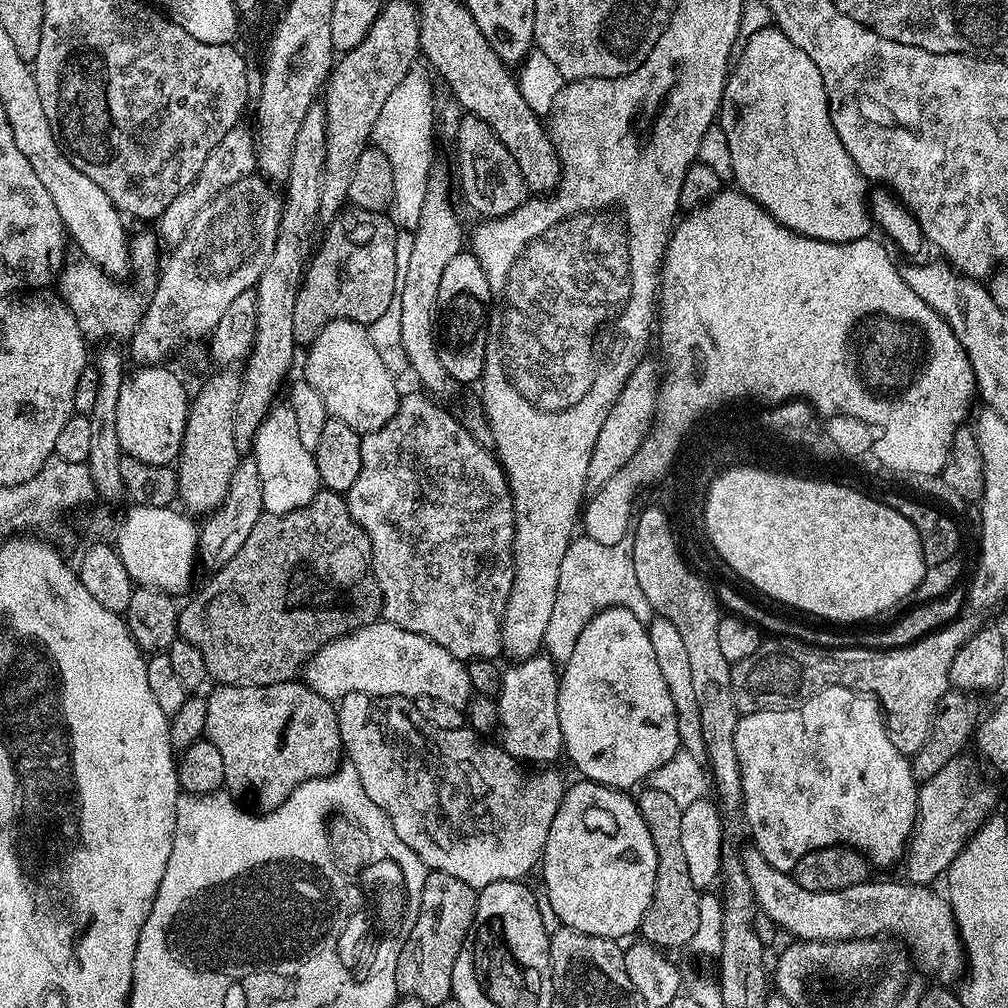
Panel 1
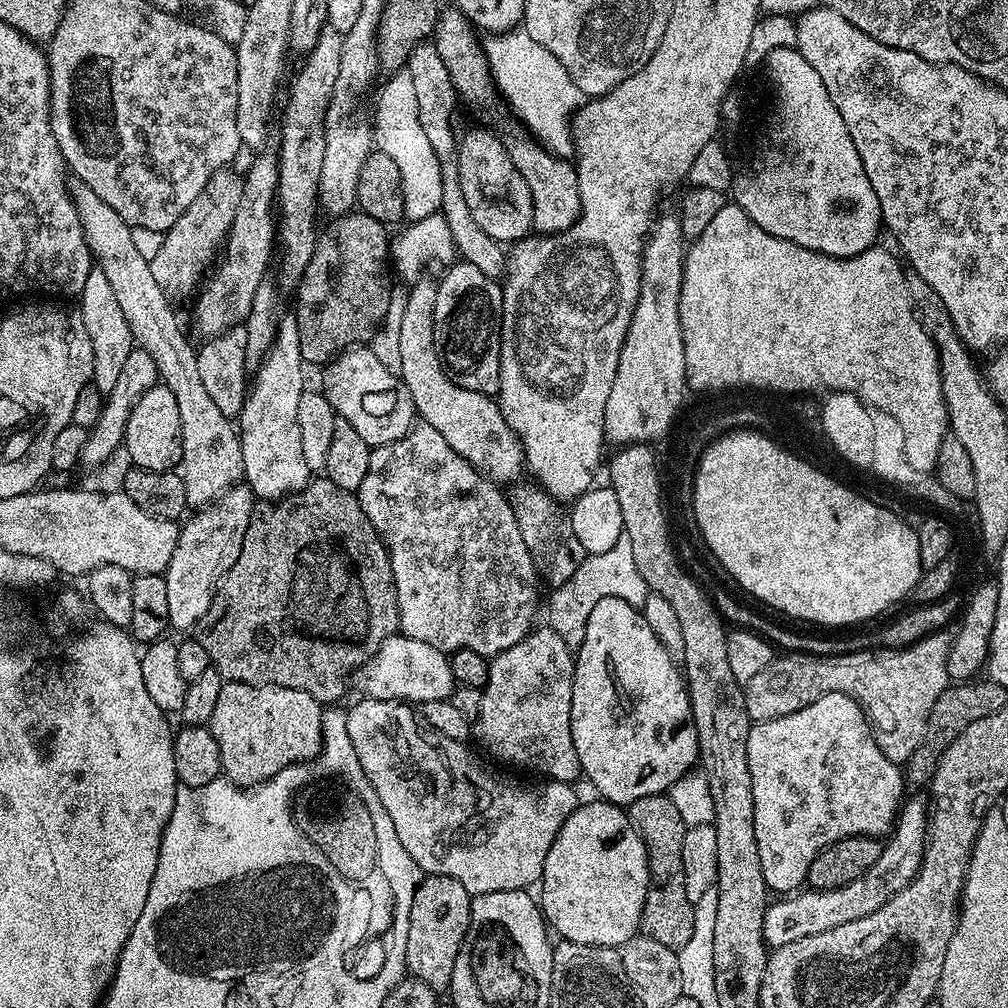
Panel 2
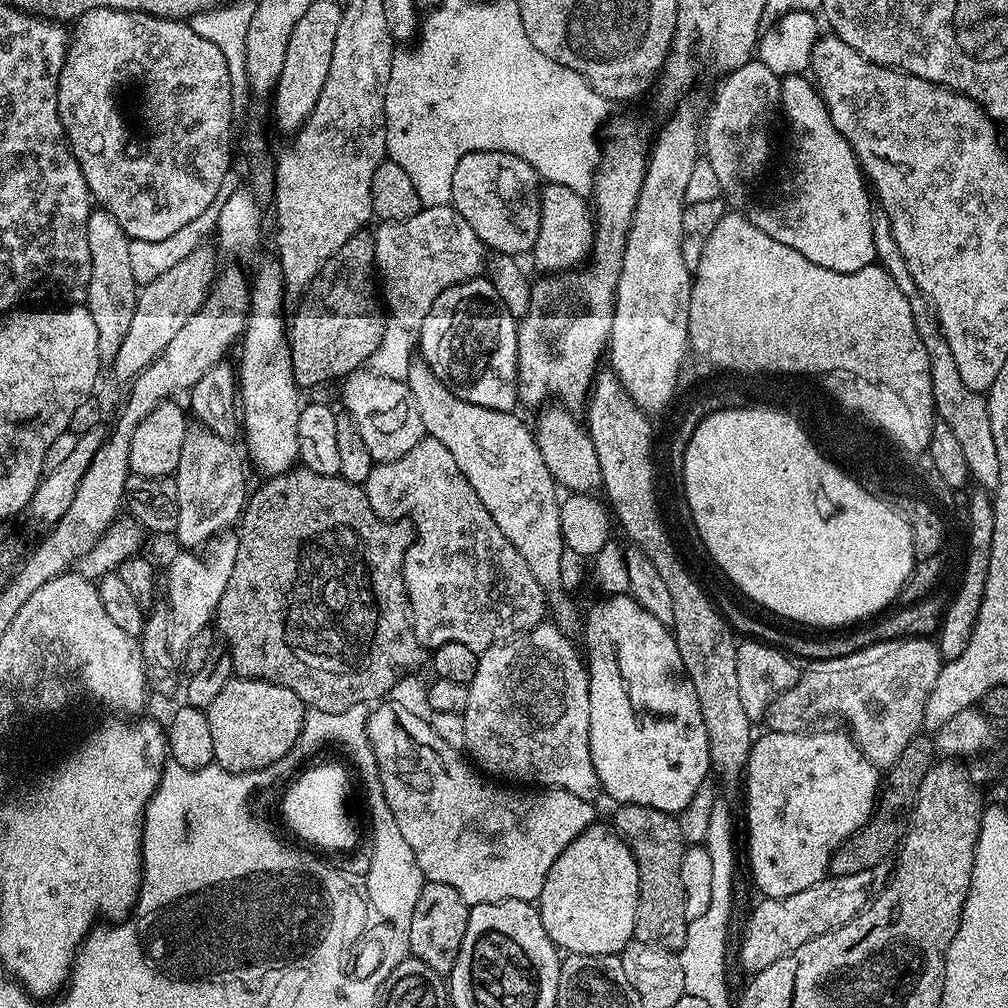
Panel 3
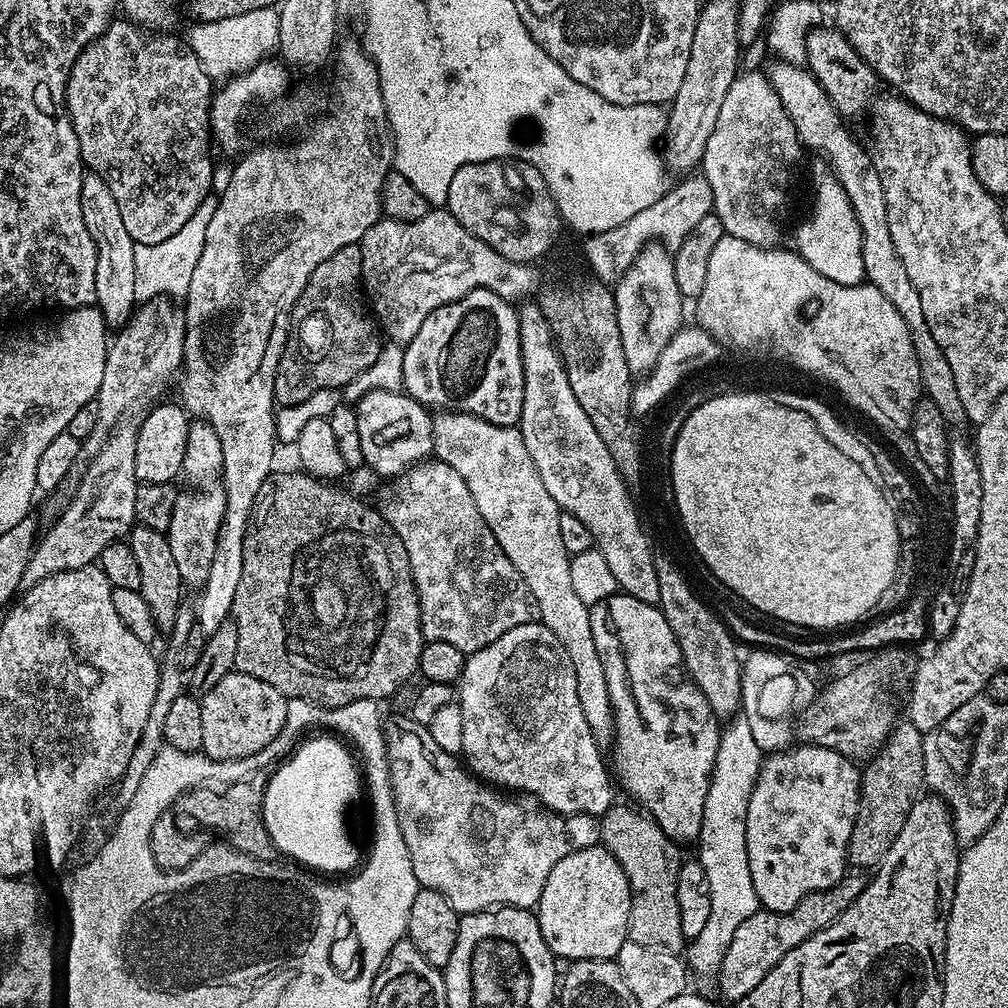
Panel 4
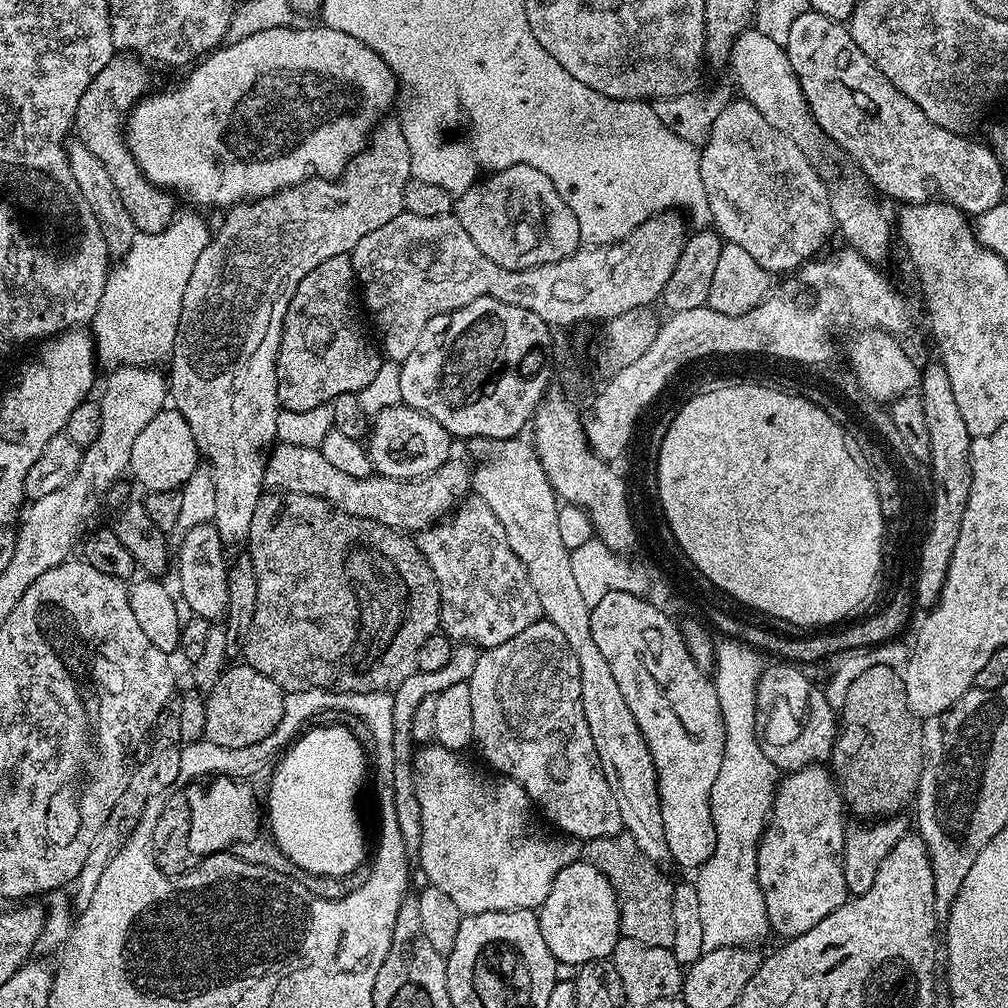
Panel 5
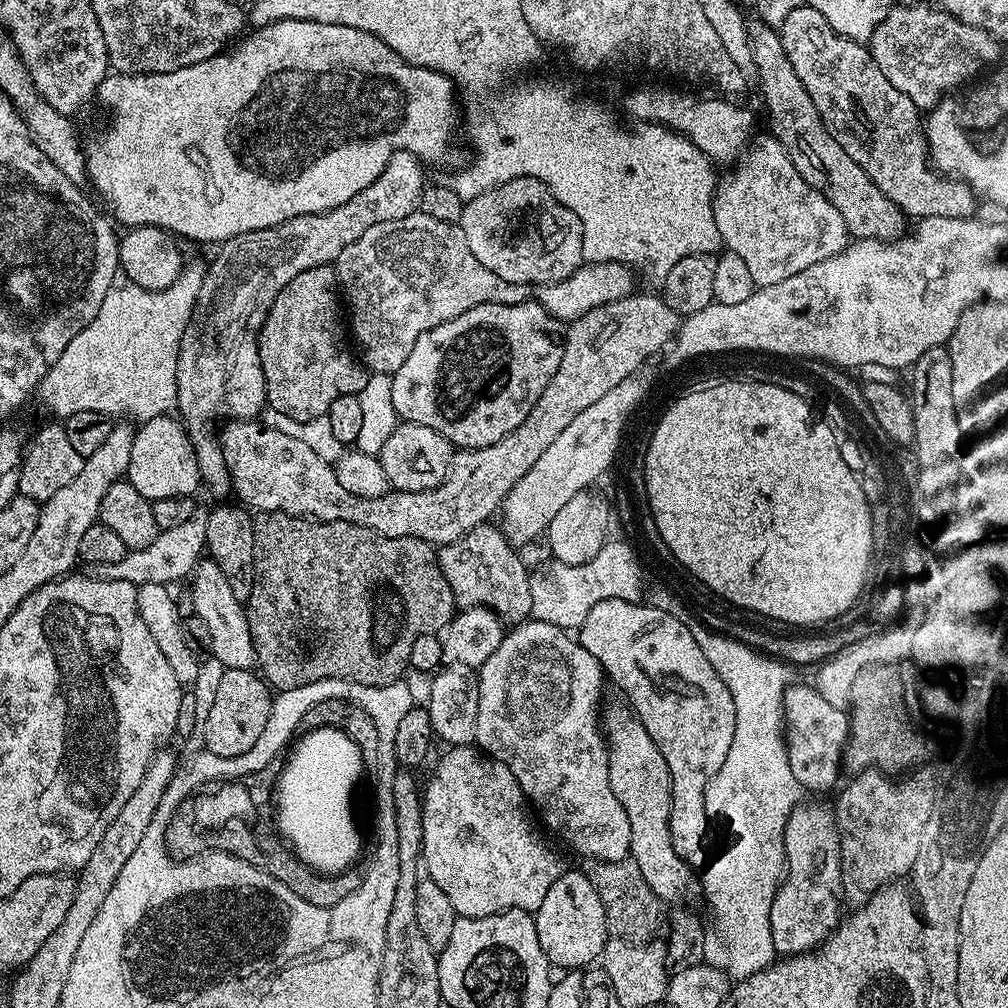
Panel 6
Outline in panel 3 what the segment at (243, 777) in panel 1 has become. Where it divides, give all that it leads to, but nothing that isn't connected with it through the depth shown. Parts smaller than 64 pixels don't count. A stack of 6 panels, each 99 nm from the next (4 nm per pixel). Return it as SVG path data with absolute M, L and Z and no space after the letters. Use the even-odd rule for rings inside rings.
M228 678L222 686L218 698L211 702L206 713L208 716L211 739L214 741L214 761L227 772L257 772L278 762L296 744L302 730L306 705L294 694L294 690L271 684L265 680L245 680Z

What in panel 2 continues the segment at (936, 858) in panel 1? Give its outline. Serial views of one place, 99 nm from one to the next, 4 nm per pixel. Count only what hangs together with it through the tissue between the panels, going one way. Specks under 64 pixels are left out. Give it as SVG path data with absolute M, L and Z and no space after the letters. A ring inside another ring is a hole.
M911 796L900 805L894 827L883 841L878 862L874 862L862 878L854 878L854 882L846 882L846 886L834 890L800 890L777 899L780 900L777 904L776 901L769 903L764 915L764 943L769 949L781 948L786 942L798 942L798 938L810 938L810 934L822 934L822 930L834 930L834 926L846 926L846 922L874 914L874 910L898 894L898 890L906 890L918 874L924 847L928 845L929 801L925 797L923 800L920 796Z

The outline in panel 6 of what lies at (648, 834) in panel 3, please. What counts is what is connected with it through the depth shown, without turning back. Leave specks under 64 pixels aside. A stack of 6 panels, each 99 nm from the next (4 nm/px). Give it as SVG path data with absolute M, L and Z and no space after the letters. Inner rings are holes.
M631 858L627 860L589 860L583 861L582 871L598 890L602 906L606 910L608 931L617 940L628 940L632 944L646 944L661 935L666 924L666 905L663 900L646 886L642 870Z

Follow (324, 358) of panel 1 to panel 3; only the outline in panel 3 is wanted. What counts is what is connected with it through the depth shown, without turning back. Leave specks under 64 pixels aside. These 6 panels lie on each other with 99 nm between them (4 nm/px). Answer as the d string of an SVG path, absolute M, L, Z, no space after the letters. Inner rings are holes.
M361 370L349 374L342 387L344 387L343 411L354 418L373 461L383 462L402 458L402 454L414 450L414 446L418 446L418 442L425 439L422 414L418 414L418 402L414 402L414 394L410 394L405 381L377 376L371 370Z

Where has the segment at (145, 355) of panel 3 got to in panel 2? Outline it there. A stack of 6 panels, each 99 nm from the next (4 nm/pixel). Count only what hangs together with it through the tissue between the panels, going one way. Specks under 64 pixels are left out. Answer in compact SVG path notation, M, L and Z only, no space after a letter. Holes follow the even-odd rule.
M226 167L213 174L210 182L206 182L206 190L190 202L186 214L182 214L172 229L164 233L162 250L151 257L150 274L154 274L154 282L158 282L160 289L173 301L178 302L183 296L191 297L197 291L202 277L213 263L212 255L221 251L232 229L234 214L238 214L238 202L242 202L244 193L244 176L232 171L231 167Z

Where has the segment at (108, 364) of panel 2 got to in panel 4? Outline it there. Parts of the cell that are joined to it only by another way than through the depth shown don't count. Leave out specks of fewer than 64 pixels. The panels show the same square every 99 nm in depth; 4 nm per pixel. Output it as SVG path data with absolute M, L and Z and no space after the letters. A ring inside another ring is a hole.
M91 174L82 178L82 222L86 222L86 230L90 230L94 238L98 258L98 266L94 270L95 307L100 309L109 329L119 330L132 319L138 308L134 288L134 250L137 245L122 222L122 214L118 210L118 202L114 202L114 194L110 194L102 178Z

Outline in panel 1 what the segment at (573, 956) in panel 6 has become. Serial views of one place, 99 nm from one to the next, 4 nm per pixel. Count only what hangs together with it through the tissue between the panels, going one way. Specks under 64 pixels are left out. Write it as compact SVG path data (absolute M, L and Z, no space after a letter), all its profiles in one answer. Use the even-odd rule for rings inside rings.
M577 779L577 784L565 791L562 802L558 806L558 814L554 814L554 822L550 822L550 834L546 834L546 846L542 857L544 868L544 892L548 895L548 904L559 923L566 928L573 928L582 934L594 934L602 938L619 941L620 936L628 936L639 929L642 918L650 906L650 898L654 898L654 878L658 874L658 854L654 854L654 842L650 842L650 830L646 830L646 822L638 810L635 799L627 791L610 786L602 786L593 780Z

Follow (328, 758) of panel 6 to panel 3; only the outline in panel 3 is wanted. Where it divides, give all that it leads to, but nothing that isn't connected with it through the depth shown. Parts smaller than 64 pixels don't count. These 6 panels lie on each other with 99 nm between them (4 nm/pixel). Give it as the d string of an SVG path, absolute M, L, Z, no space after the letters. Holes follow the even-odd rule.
M338 764L313 766L303 769L285 794L283 791L282 814L289 828L304 841L324 850L350 850L353 847L354 850L359 845L360 834L348 812L348 774Z

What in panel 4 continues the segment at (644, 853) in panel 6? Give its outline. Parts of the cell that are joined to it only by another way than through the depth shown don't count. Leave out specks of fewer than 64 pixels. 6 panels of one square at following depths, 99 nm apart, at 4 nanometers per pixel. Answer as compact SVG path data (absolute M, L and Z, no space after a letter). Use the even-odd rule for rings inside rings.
M440 410L432 416L432 432L434 435L434 452L444 460L462 478L466 478L466 486L470 486L470 494L474 494L474 502L478 502L478 510L482 518L486 518L492 532L498 538L498 546L518 566L518 574L530 586L532 596L536 599L536 611L539 623L546 625L566 646L566 654L570 654L570 662L574 662L574 676L578 678L578 700L582 702L582 712L586 714L586 722L590 722L590 732L594 734L594 742L602 750L613 747L616 734L616 719L612 713L610 686L606 678L606 666L602 666L602 658L598 658L598 646L594 646L594 630L590 626L590 605L578 598L570 579L570 562L572 556L562 542L562 526L560 525L561 509L554 498L550 498L546 485L534 466L534 458L530 458L530 450L526 450L526 442L522 438L519 427L503 428L500 424L488 422L469 412Z

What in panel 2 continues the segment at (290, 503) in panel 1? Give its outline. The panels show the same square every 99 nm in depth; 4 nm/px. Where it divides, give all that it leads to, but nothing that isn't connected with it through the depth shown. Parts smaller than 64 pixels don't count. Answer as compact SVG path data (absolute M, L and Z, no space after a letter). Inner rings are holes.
M292 314L281 315L274 342L268 348L264 361L255 369L256 381L251 381L244 409L238 417L243 479L251 488L253 497L264 502L300 492L310 479L306 458L302 458L302 434L298 430L298 398L306 388L305 368L296 317Z

